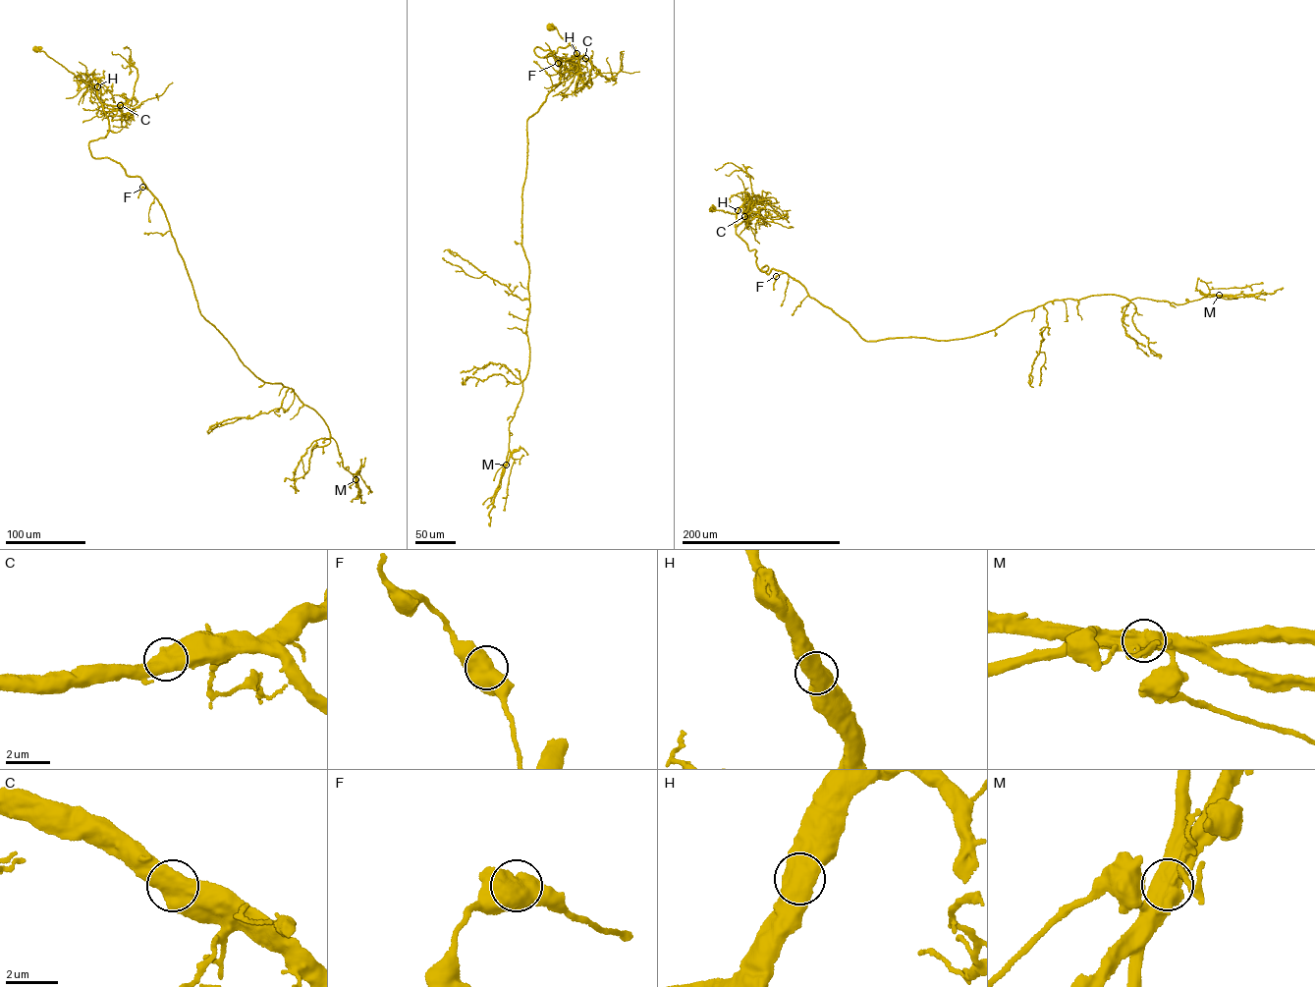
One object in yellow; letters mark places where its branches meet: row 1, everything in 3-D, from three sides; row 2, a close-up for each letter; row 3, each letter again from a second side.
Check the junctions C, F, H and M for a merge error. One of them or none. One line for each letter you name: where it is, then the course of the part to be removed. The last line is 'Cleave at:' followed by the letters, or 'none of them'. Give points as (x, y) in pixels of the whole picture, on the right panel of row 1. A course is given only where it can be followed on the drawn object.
M: place (1219, 295); course (1219, 295), (1259, 296)
Cleave at: M

